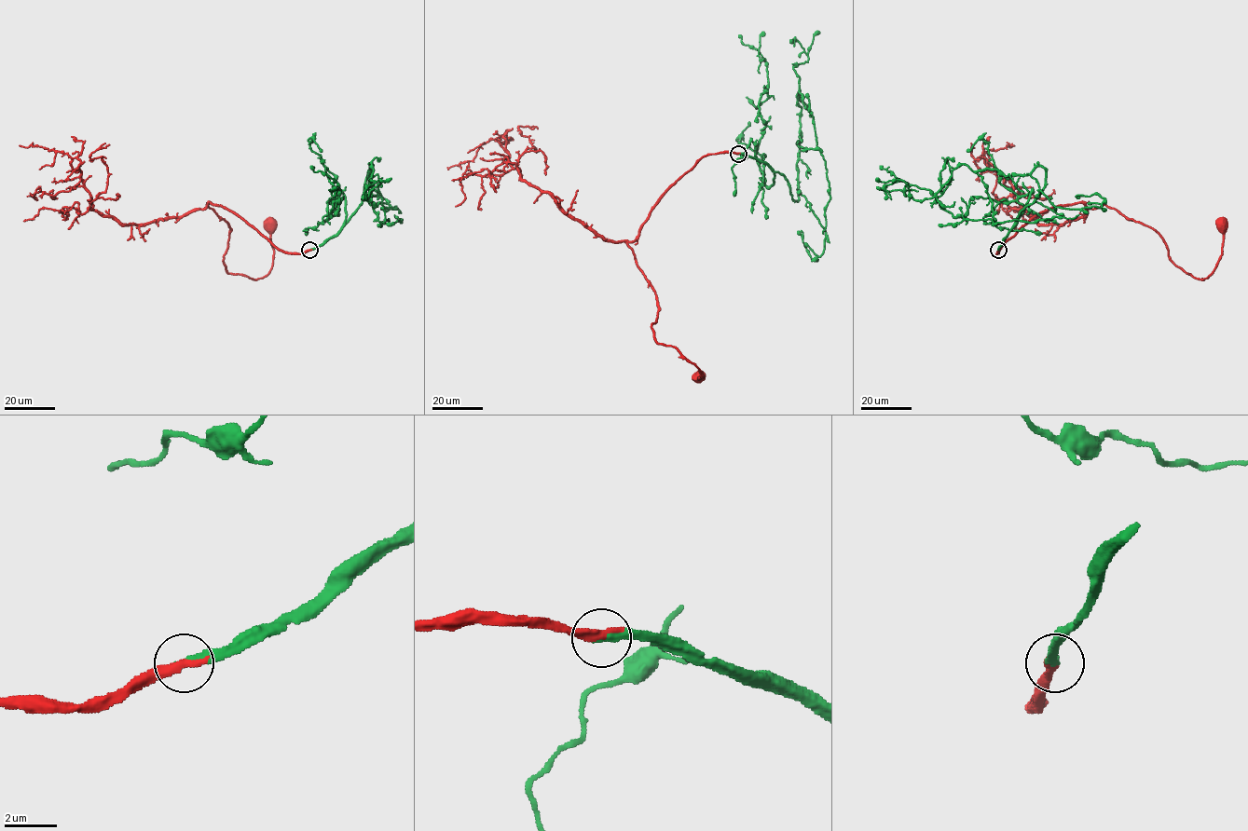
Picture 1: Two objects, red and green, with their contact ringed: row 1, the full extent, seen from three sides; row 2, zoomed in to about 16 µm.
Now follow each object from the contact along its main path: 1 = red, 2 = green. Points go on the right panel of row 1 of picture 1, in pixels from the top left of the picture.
1: (998, 250), (1044, 211), (1105, 204), (1152, 227), (1169, 258), (1200, 279), (1222, 253), (1223, 224)
2: (998, 250), (1044, 187), (1045, 170), (1008, 178), (978, 170), (994, 224), (1078, 215)

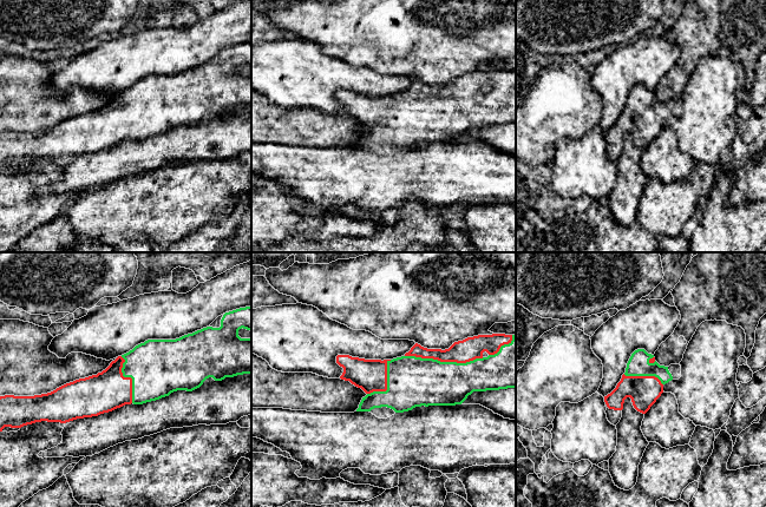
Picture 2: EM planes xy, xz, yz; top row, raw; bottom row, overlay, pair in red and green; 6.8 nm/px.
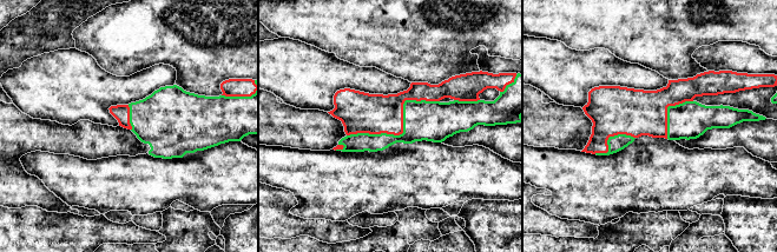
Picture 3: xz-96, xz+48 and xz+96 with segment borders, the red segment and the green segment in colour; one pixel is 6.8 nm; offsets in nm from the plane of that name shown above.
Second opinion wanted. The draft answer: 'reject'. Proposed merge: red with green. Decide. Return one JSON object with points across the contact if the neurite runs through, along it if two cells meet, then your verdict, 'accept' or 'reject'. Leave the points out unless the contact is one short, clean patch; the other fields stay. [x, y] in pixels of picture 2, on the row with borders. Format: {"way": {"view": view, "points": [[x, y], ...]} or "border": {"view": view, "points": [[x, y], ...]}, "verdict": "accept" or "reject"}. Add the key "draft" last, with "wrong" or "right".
{"verdict": "accept", "draft": "wrong"}

